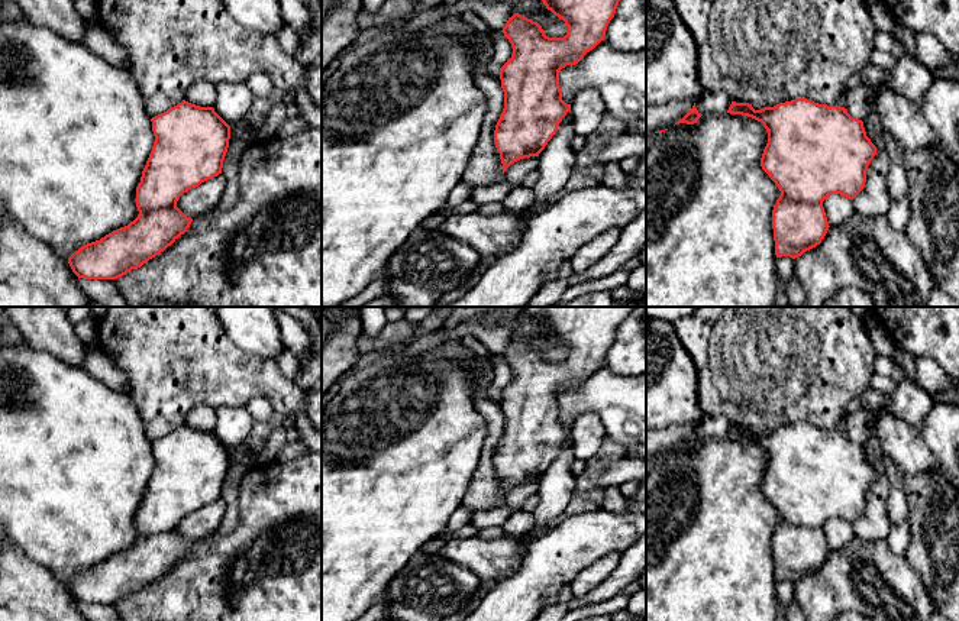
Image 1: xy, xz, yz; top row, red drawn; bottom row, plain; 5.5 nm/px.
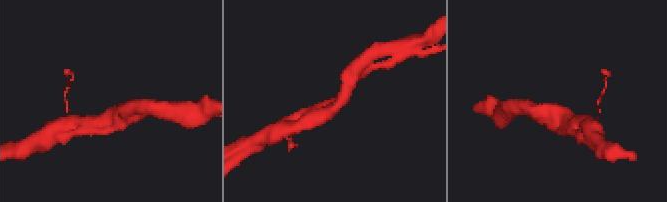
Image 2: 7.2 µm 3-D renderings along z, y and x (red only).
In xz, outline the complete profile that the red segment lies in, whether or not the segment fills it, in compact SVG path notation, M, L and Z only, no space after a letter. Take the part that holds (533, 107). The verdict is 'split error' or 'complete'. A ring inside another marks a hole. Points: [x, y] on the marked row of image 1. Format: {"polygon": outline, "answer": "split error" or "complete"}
{"polygon": "M542 0L548 10L568 26L564 38L549 38L542 26L519 13L508 17L503 28L513 46L511 58L500 68L504 109L495 124L494 143L503 164L503 174L514 162L539 156L556 133L559 123L571 111L571 104L562 100L559 71L578 64L606 38L610 20L620 0Z", "answer": "complete"}

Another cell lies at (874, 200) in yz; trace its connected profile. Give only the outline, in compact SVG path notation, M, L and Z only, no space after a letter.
M869 116L863 120L863 127L866 136L876 146L876 155L868 166L863 190L852 203L855 210L863 216L887 216L891 208L891 198L887 190L891 151L885 146L881 135L875 132Z

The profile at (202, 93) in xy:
M200 80L188 87L184 100L200 107L213 107L216 96L216 84Z

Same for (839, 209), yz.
M832 194L823 201L827 223L830 227L839 226L850 219L856 211L852 200L840 195Z

